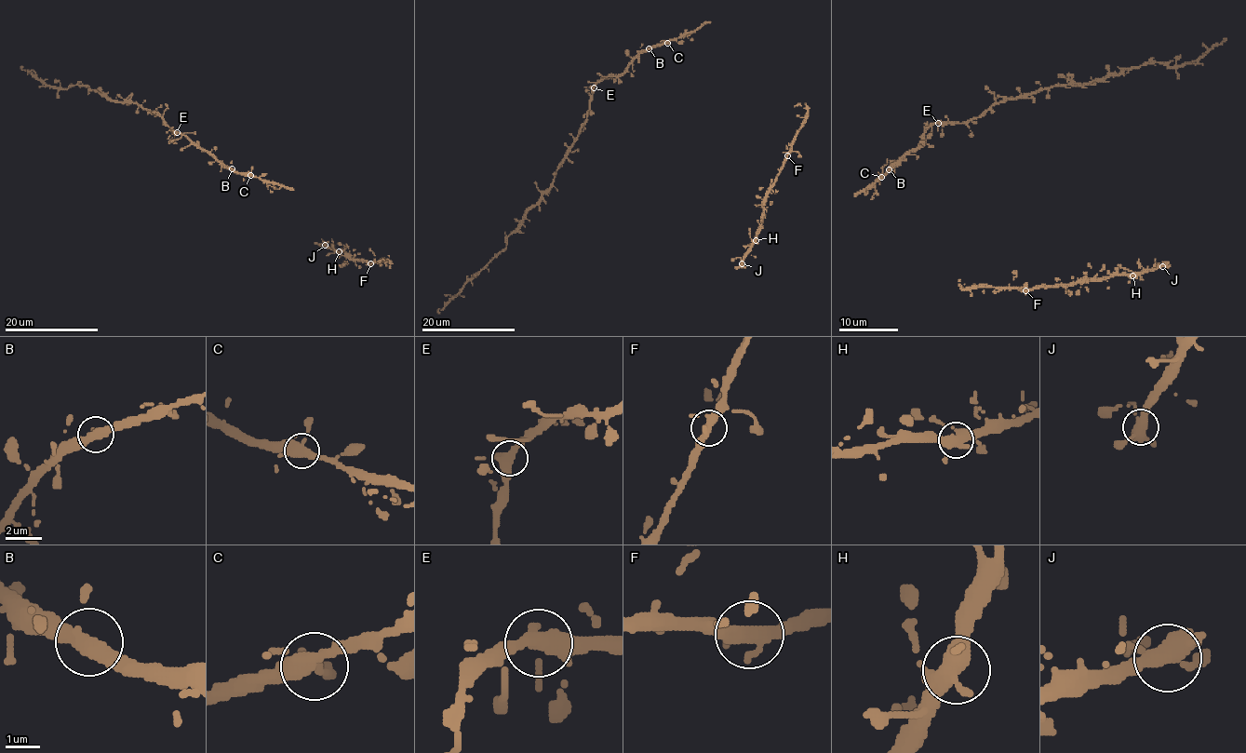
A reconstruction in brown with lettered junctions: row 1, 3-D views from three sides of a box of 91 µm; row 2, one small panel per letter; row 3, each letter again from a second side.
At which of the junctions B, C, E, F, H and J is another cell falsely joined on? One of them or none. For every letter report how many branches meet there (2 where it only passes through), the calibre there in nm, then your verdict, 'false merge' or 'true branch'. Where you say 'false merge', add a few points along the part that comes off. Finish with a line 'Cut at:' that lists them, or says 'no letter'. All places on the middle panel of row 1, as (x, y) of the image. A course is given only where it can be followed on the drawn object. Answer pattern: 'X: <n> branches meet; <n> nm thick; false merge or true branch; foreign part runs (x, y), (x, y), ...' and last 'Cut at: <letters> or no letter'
B: 3 branches meet; 340 nm thick; true branch
C: 4 branches meet; 360 nm thick; true branch
E: 3 branches meet; 400 nm thick; true branch
F: 3 branches meet; 360 nm thick; true branch
H: 3 branches meet; 380 nm thick; true branch
J: 4 branches meet; 360 nm thick; true branch
Cut at: no letter

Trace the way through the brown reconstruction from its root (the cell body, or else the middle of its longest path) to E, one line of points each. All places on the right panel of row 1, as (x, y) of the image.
E: (884, 174), (904, 156), (914, 152), (923, 142), (924, 132), (938, 123)

